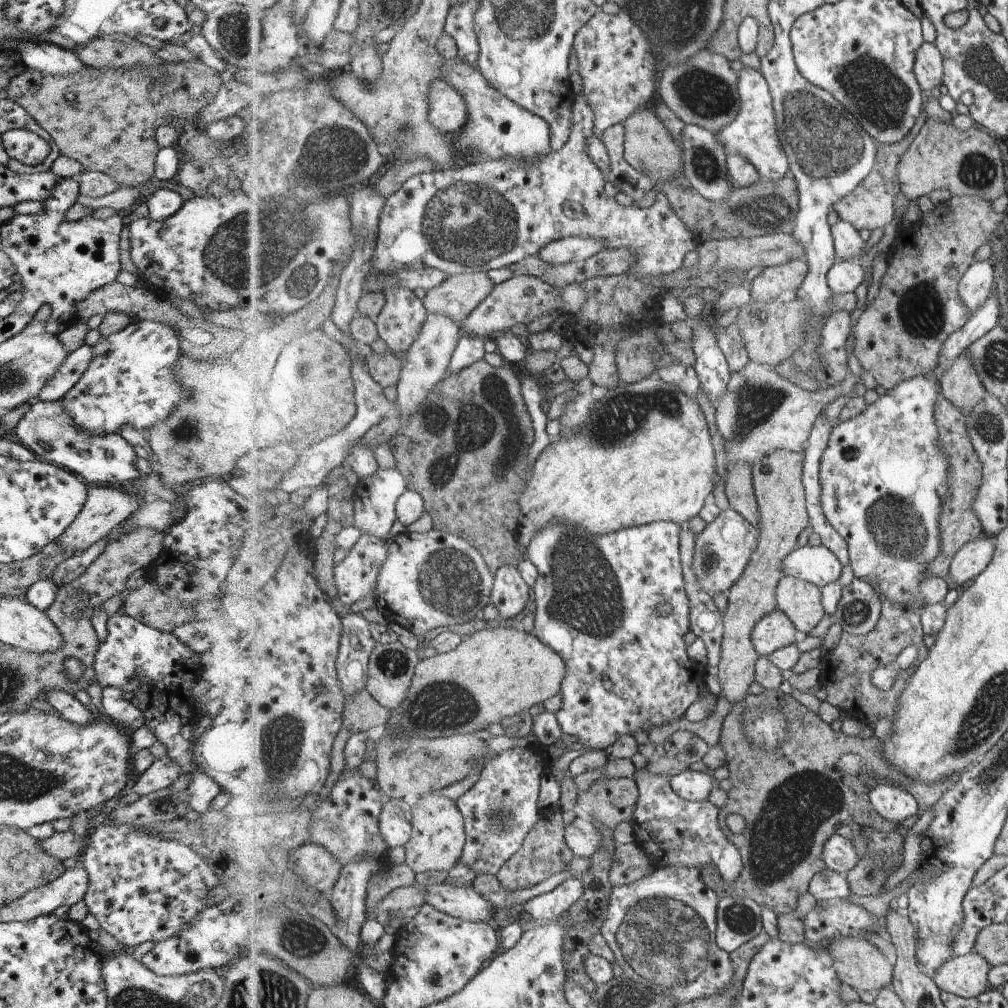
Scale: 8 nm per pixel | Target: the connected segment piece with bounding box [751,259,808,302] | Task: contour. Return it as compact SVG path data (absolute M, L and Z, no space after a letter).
M795 259L783 266L769 267L764 269L751 284L751 300L767 301L765 296L773 296L783 290L798 289L805 280L808 273L807 259Z

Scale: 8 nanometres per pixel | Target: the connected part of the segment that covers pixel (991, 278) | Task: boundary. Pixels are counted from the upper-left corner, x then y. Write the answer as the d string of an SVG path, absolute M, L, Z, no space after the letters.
M974 261L968 267L958 284L958 291L971 316L993 294L993 284L995 284L995 270L988 261Z

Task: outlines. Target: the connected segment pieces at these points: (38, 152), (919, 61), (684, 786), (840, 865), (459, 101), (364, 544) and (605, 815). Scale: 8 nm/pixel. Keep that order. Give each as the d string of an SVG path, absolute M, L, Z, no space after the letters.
M11 129L2 134L2 147L10 159L35 166L49 154L48 142L25 129Z
M924 42L916 52L916 63L914 66L916 77L922 90L929 94L935 86L943 84L944 75L944 53L933 42Z
M689 769L669 777L669 780L675 792L690 801L707 800L716 785L711 773Z
M835 833L826 842L823 860L829 869L839 873L852 871L861 859L855 850L855 844Z
M435 79L428 94L428 121L446 134L459 132L468 119L464 96L449 82Z
M363 533L345 558L333 567L340 600L351 606L369 594L377 598L377 579L388 554L387 540Z
M599 778L587 792L578 794L575 811L614 829L621 822L631 822L639 795L636 780Z

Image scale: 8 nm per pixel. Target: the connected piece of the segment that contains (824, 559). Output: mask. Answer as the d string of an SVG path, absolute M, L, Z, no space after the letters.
M821 544L797 547L784 560L784 574L801 577L817 586L827 587L841 578L844 564L836 553Z

